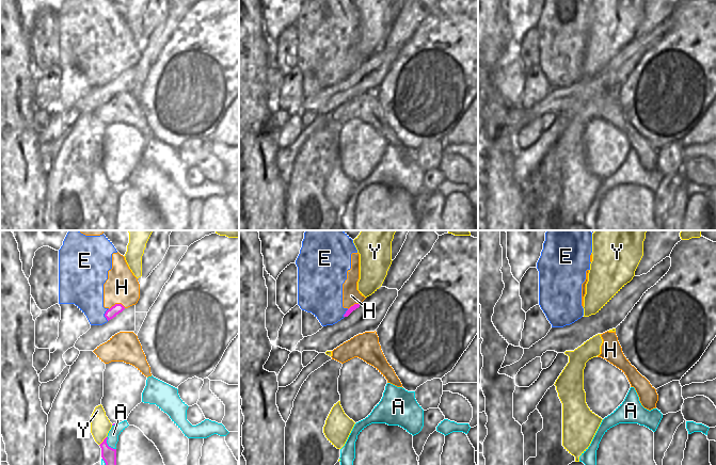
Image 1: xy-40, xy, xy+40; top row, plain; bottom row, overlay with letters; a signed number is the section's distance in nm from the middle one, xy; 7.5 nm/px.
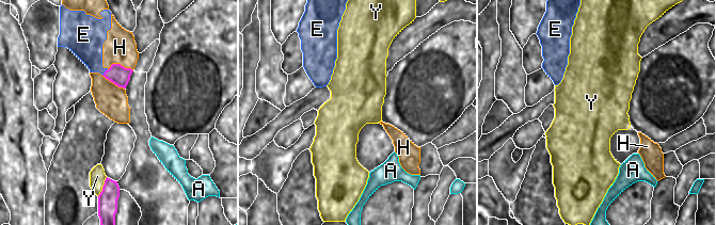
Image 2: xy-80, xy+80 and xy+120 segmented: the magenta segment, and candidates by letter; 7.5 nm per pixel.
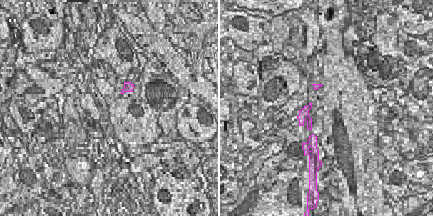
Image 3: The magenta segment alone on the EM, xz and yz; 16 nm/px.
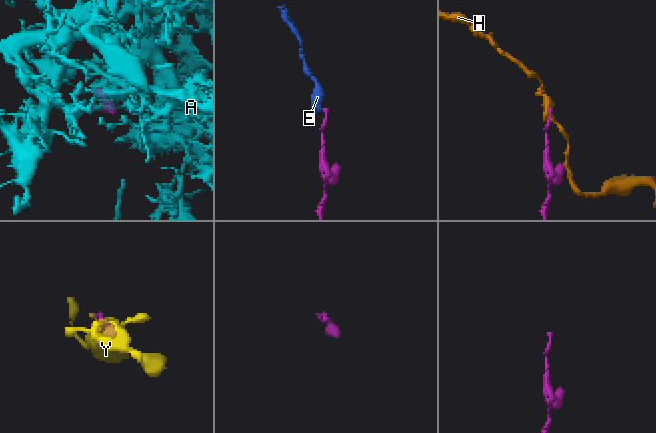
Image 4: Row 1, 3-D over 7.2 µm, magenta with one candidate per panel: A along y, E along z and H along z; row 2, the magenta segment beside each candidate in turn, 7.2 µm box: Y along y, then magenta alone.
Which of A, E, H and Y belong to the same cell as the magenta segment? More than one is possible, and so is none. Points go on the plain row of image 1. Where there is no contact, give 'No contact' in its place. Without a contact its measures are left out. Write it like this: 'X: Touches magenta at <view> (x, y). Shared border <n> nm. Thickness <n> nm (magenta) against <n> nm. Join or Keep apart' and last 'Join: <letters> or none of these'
A: Touches magenta at xy-40 (107, 206). Shared border 120 nm. Thickness 110 nm (magenta) against 80 nm. Keep apart
E: Touches magenta at xy-40 (105, 76). Shared border 100 nm. Thickness 80 nm (magenta) against 280 nm. Keep apart
H: Touches magenta at xy-40 (116, 65). Shared border 130 nm. Thickness 80 nm (magenta) against 260 nm. Keep apart
Y: Touches magenta at xy-40 (104, 202). Shared border 90 nm. Thickness 110 nm (magenta) against 150 nm. Keep apart
Join: none of these

